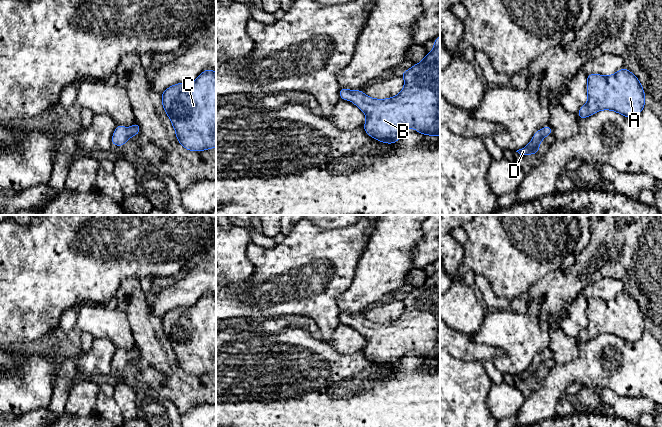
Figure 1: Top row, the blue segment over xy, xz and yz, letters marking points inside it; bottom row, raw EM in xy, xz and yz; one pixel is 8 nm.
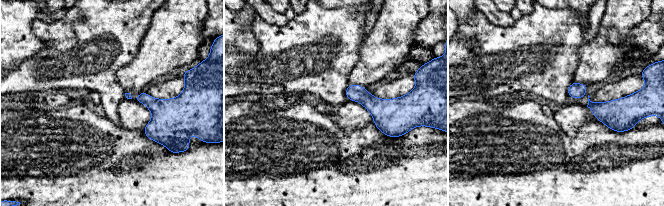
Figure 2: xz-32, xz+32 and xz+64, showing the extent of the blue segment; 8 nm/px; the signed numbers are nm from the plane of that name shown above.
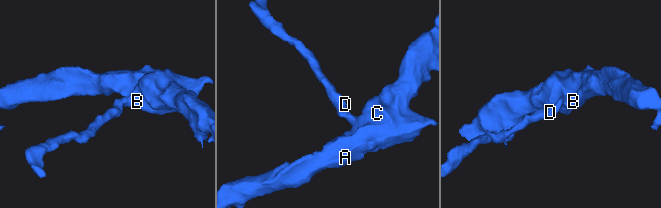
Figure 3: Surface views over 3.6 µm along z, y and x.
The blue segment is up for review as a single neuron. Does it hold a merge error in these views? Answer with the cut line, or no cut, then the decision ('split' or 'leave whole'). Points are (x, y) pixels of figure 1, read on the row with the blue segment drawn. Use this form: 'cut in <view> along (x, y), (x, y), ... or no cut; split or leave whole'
no cut; leave whole

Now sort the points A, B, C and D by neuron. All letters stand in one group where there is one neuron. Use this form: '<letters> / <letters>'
A B C D

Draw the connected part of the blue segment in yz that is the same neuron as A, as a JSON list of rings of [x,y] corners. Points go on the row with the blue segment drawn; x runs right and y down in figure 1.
[[[627,68],[617,71],[611,76],[600,74],[587,75],[588,102],[582,106],[577,114],[578,118],[587,118],[600,110],[613,110],[628,118],[634,118],[645,106],[645,93],[638,78]]]

